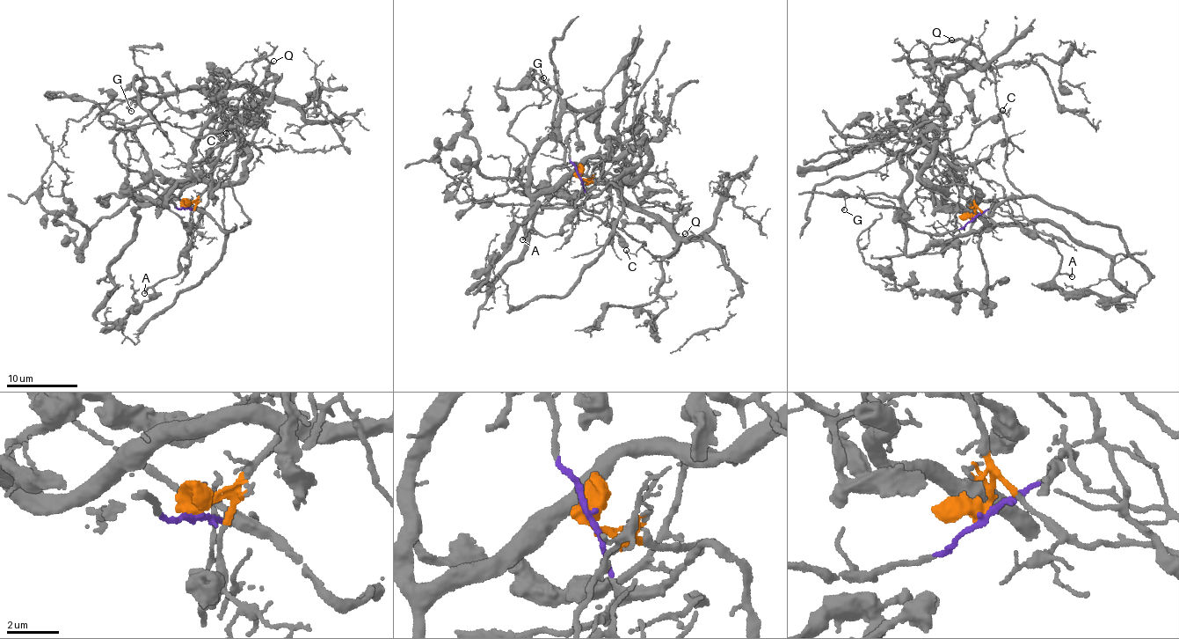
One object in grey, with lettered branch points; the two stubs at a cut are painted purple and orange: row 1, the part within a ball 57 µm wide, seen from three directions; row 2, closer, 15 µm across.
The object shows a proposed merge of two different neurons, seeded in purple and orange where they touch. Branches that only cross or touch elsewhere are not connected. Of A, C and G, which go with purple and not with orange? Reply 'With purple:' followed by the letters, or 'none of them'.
With purple: C, G

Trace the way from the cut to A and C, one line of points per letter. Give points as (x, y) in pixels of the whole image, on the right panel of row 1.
A: (972, 217), (978, 209), (1000, 226), (1021, 225), (1033, 230), (1058, 251), (1061, 257), (1058, 271), (1072, 276)
C: (972, 217), (993, 206), (990, 215), (1024, 194), (1007, 179), (1000, 112), (1008, 111), (1009, 115), (1002, 111)

